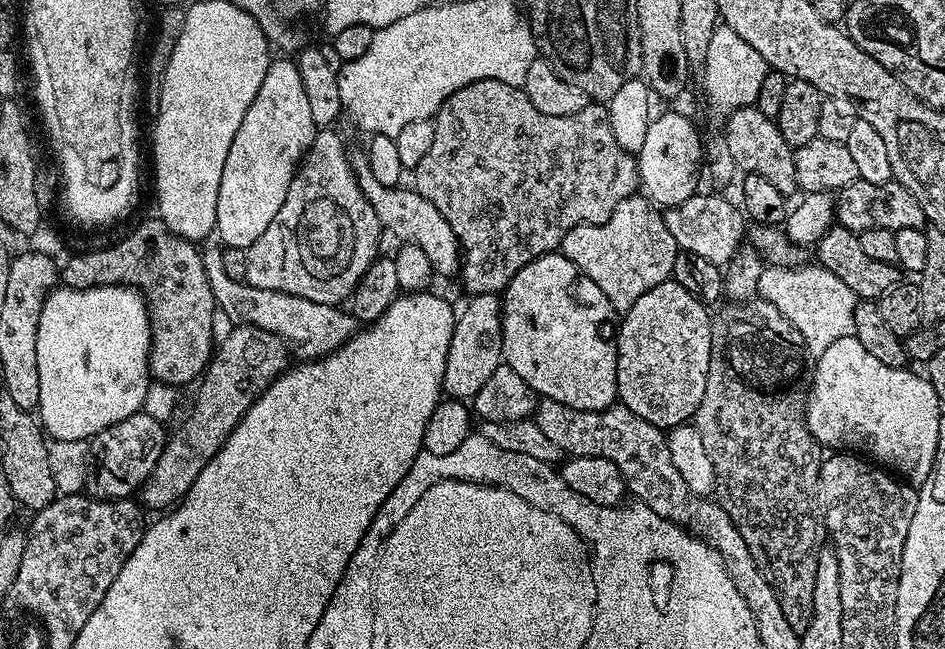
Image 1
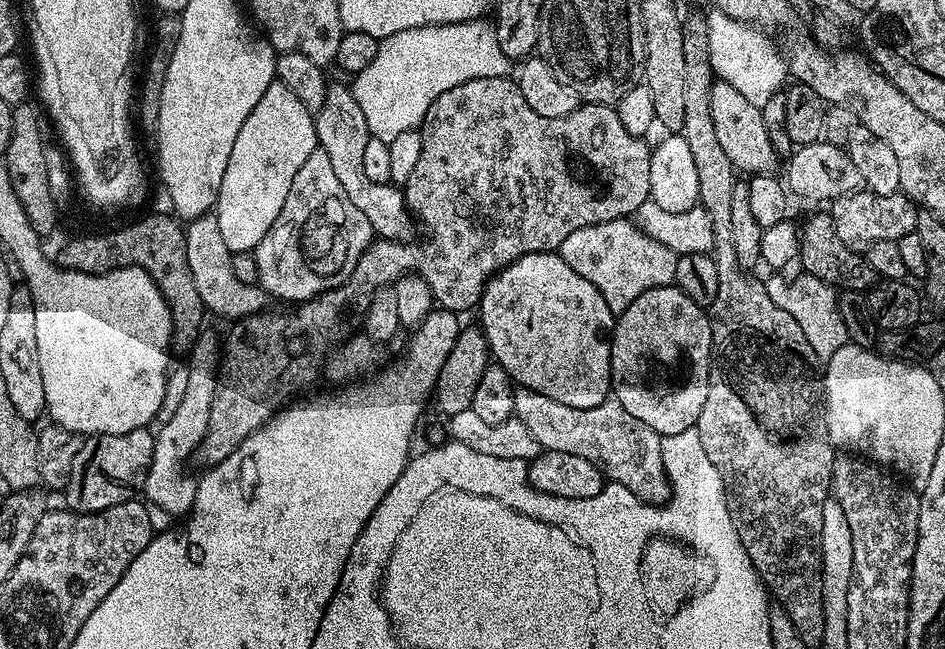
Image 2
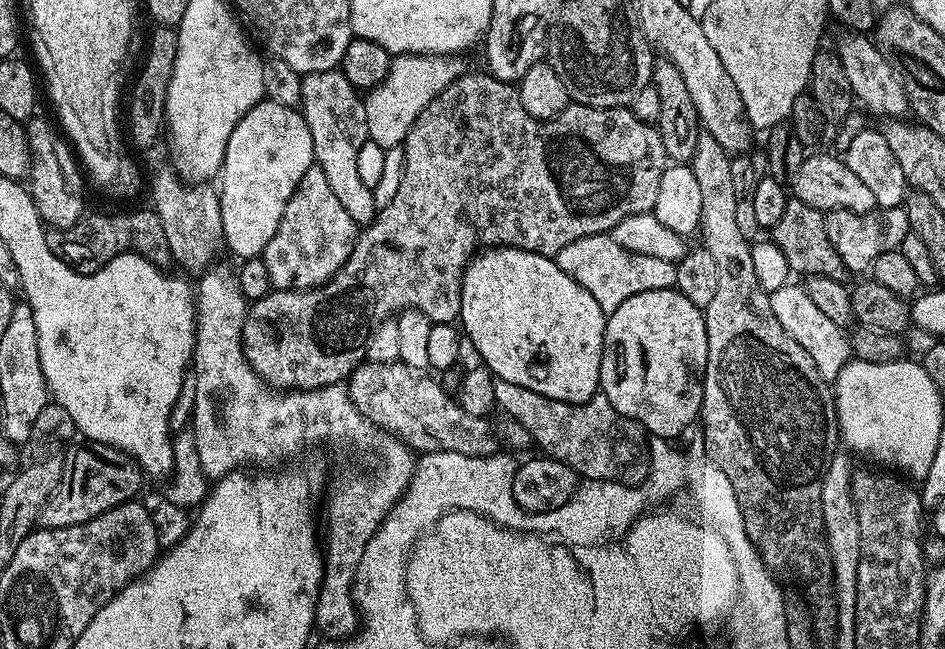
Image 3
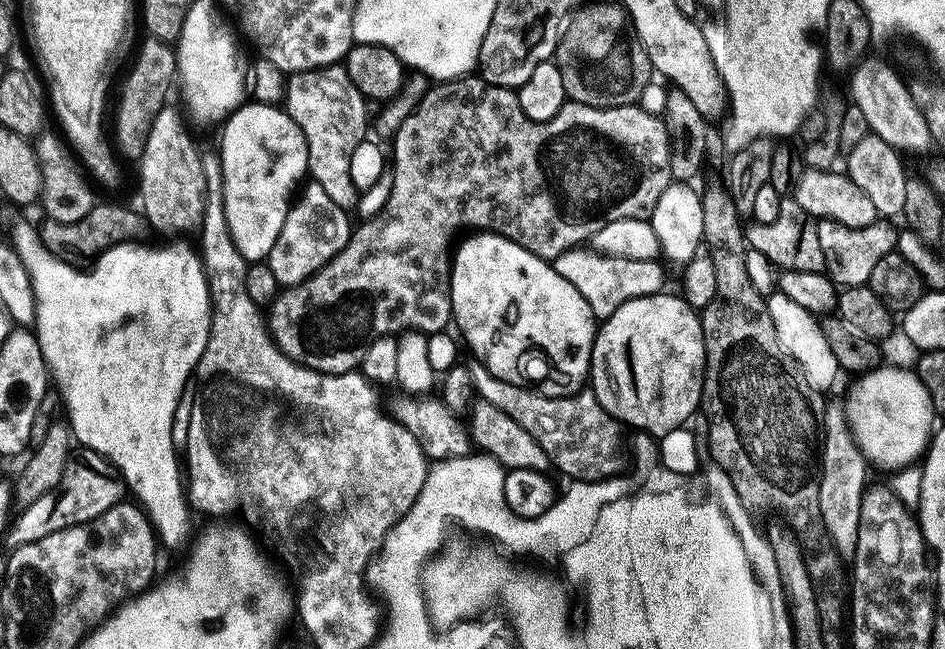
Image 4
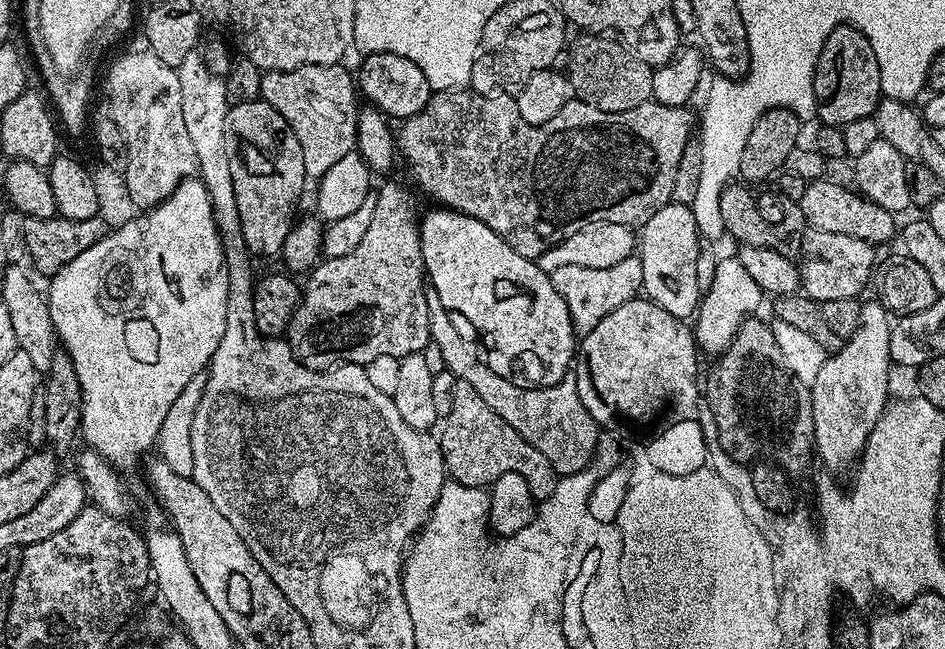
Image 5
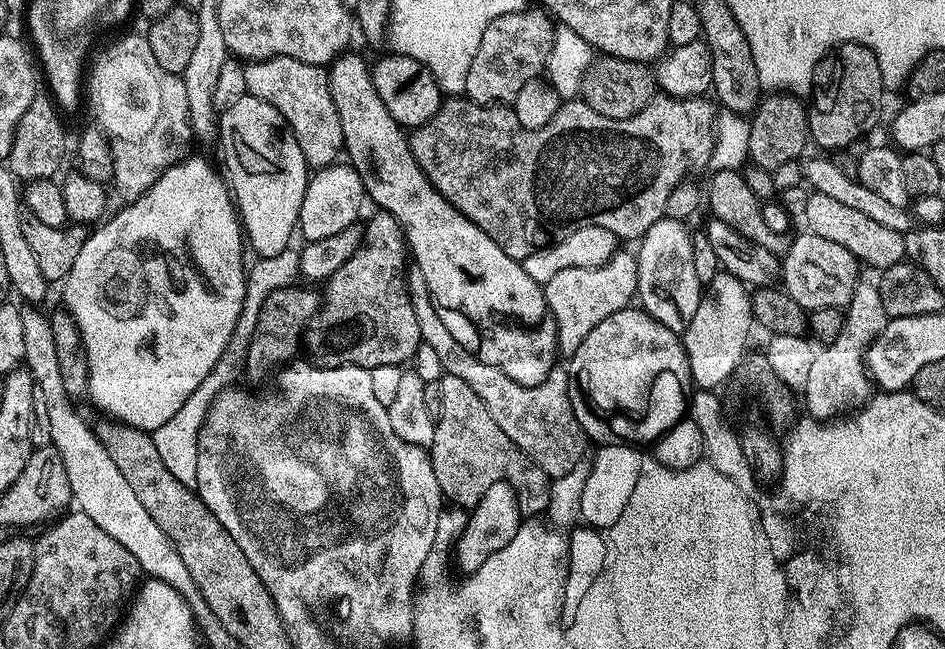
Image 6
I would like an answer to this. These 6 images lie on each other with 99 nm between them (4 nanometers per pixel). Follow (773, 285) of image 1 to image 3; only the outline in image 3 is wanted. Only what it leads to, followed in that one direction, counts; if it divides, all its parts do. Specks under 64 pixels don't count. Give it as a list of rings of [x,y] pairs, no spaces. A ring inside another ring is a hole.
[[[789,282],[780,288],[771,289],[770,295],[774,318],[778,318],[786,334],[790,334],[790,338],[794,338],[794,342],[798,342],[798,346],[802,346],[806,354],[810,354],[810,362],[814,362],[821,380],[835,382],[850,359],[850,342],[845,329],[830,322],[830,318],[826,318],[826,314],[822,314],[822,310],[814,306],[814,298],[810,298],[807,287],[800,285],[799,288],[795,282]]]

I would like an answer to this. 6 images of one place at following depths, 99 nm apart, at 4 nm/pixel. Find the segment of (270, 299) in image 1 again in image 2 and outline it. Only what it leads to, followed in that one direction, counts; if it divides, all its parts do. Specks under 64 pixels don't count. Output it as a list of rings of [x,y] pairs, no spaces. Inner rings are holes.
[[[215,215],[197,216],[184,228],[186,244],[186,262],[190,266],[191,276],[198,287],[205,309],[235,322],[242,317],[253,316],[263,311],[270,302],[270,297],[257,283],[238,281],[234,275],[232,253],[228,251],[225,240],[218,230]]]

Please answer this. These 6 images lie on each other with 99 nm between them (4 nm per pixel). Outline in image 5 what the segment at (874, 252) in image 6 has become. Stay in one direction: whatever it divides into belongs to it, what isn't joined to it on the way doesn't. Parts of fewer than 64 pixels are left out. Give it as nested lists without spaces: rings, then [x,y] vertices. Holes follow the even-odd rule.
[[[830,178],[811,181],[806,194],[802,194],[802,198],[798,201],[807,227],[816,232],[846,234],[850,238],[862,238],[873,246],[881,246],[880,244],[886,243],[895,232],[897,235],[897,217],[893,213],[882,210],[882,206],[878,206],[872,200],[865,199],[857,191],[849,188],[835,184]]]

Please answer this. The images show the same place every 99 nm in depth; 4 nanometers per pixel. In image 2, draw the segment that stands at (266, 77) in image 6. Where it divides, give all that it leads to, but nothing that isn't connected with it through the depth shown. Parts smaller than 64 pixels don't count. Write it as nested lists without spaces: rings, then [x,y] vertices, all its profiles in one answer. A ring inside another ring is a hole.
[[[333,83],[326,94],[326,102],[322,102],[322,110],[315,113],[316,142],[318,147],[326,150],[330,162],[334,166],[334,174],[338,182],[342,182],[342,190],[362,214],[366,214],[366,222],[370,222],[373,233],[377,237],[385,236],[388,242],[408,242],[412,236],[413,213],[410,211],[408,201],[399,187],[391,183],[379,185],[370,182],[363,170],[363,155],[369,140],[366,118],[354,102],[351,87]]]

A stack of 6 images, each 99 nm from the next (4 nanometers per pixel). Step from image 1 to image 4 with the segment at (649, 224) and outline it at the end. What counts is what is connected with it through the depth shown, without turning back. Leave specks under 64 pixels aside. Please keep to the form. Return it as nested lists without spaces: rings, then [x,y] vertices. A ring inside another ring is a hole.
[[[573,250],[563,252],[556,257],[554,267],[582,298],[590,306],[590,310],[598,318],[607,318],[618,310],[627,300],[653,296],[655,292],[665,287],[664,272],[659,268],[656,260],[635,260],[634,258],[614,258],[613,256],[602,256],[591,250]]]

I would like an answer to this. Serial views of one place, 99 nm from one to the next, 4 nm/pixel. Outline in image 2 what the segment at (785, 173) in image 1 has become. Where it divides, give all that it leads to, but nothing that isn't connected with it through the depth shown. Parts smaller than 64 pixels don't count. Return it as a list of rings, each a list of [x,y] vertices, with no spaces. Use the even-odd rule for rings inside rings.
[[[723,82],[712,85],[710,115],[714,118],[714,131],[726,158],[740,174],[772,174],[777,171],[778,157],[770,142],[766,122],[762,122],[761,105],[750,102],[734,90],[734,86]]]

